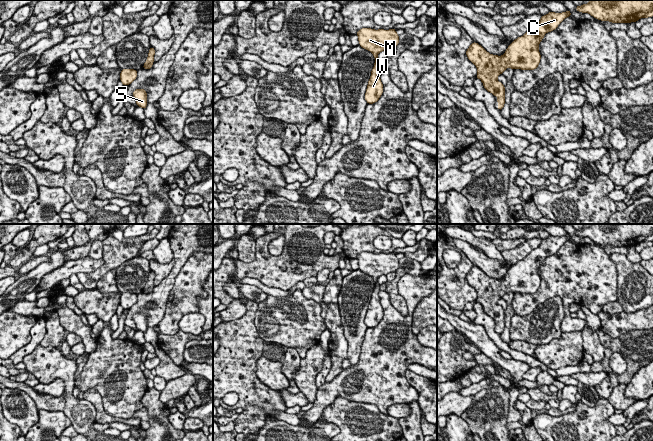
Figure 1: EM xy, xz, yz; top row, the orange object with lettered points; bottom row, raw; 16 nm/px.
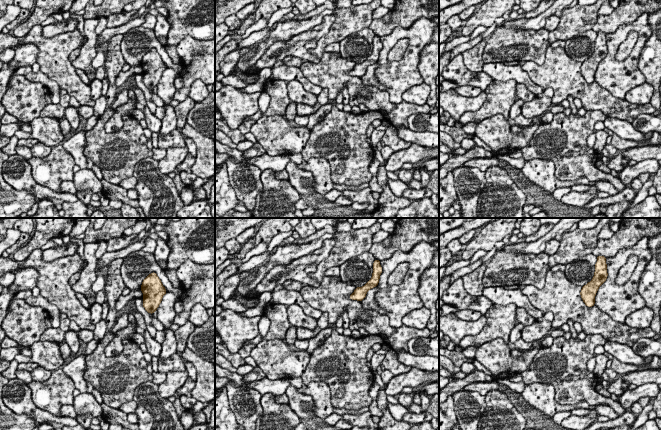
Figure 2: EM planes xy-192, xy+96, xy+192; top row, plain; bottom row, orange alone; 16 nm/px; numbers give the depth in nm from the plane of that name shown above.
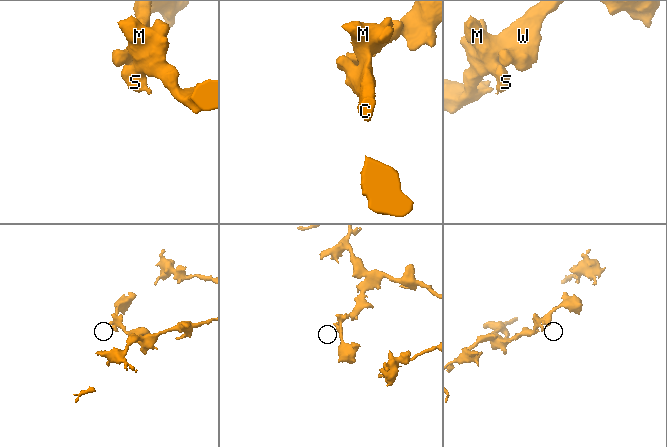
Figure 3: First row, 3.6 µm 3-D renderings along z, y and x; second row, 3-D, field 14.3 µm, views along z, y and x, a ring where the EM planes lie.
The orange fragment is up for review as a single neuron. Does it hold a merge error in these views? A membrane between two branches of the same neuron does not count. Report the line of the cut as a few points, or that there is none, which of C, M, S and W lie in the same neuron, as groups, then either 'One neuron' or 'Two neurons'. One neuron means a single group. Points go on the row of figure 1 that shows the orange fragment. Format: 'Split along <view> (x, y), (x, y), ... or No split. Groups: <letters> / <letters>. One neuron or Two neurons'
No split. Groups: C M S W. One neuron

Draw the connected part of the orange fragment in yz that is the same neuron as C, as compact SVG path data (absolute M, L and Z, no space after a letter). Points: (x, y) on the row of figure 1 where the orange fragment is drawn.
M569 10L562 13L550 11L523 36L516 38L501 56L490 54L476 42L469 46L466 56L476 66L476 77L481 80L484 88L497 97L498 110L502 110L505 104L505 86L497 80L497 77L507 68L536 69L541 59L540 42L546 33L555 30L569 16L571 16Z

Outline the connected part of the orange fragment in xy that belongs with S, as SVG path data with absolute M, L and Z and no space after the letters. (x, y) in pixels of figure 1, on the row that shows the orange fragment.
M144 89L134 90L133 96L138 107L142 107L143 109L147 107L147 93Z

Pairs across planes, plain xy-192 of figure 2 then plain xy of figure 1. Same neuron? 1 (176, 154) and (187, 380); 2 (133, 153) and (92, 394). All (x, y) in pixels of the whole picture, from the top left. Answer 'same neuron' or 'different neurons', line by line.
1: same neuron
2: different neurons

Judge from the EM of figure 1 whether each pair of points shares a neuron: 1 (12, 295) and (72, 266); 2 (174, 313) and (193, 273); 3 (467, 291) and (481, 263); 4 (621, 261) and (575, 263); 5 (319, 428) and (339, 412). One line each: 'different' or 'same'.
1: different
2: same
3: different
4: different
5: different

